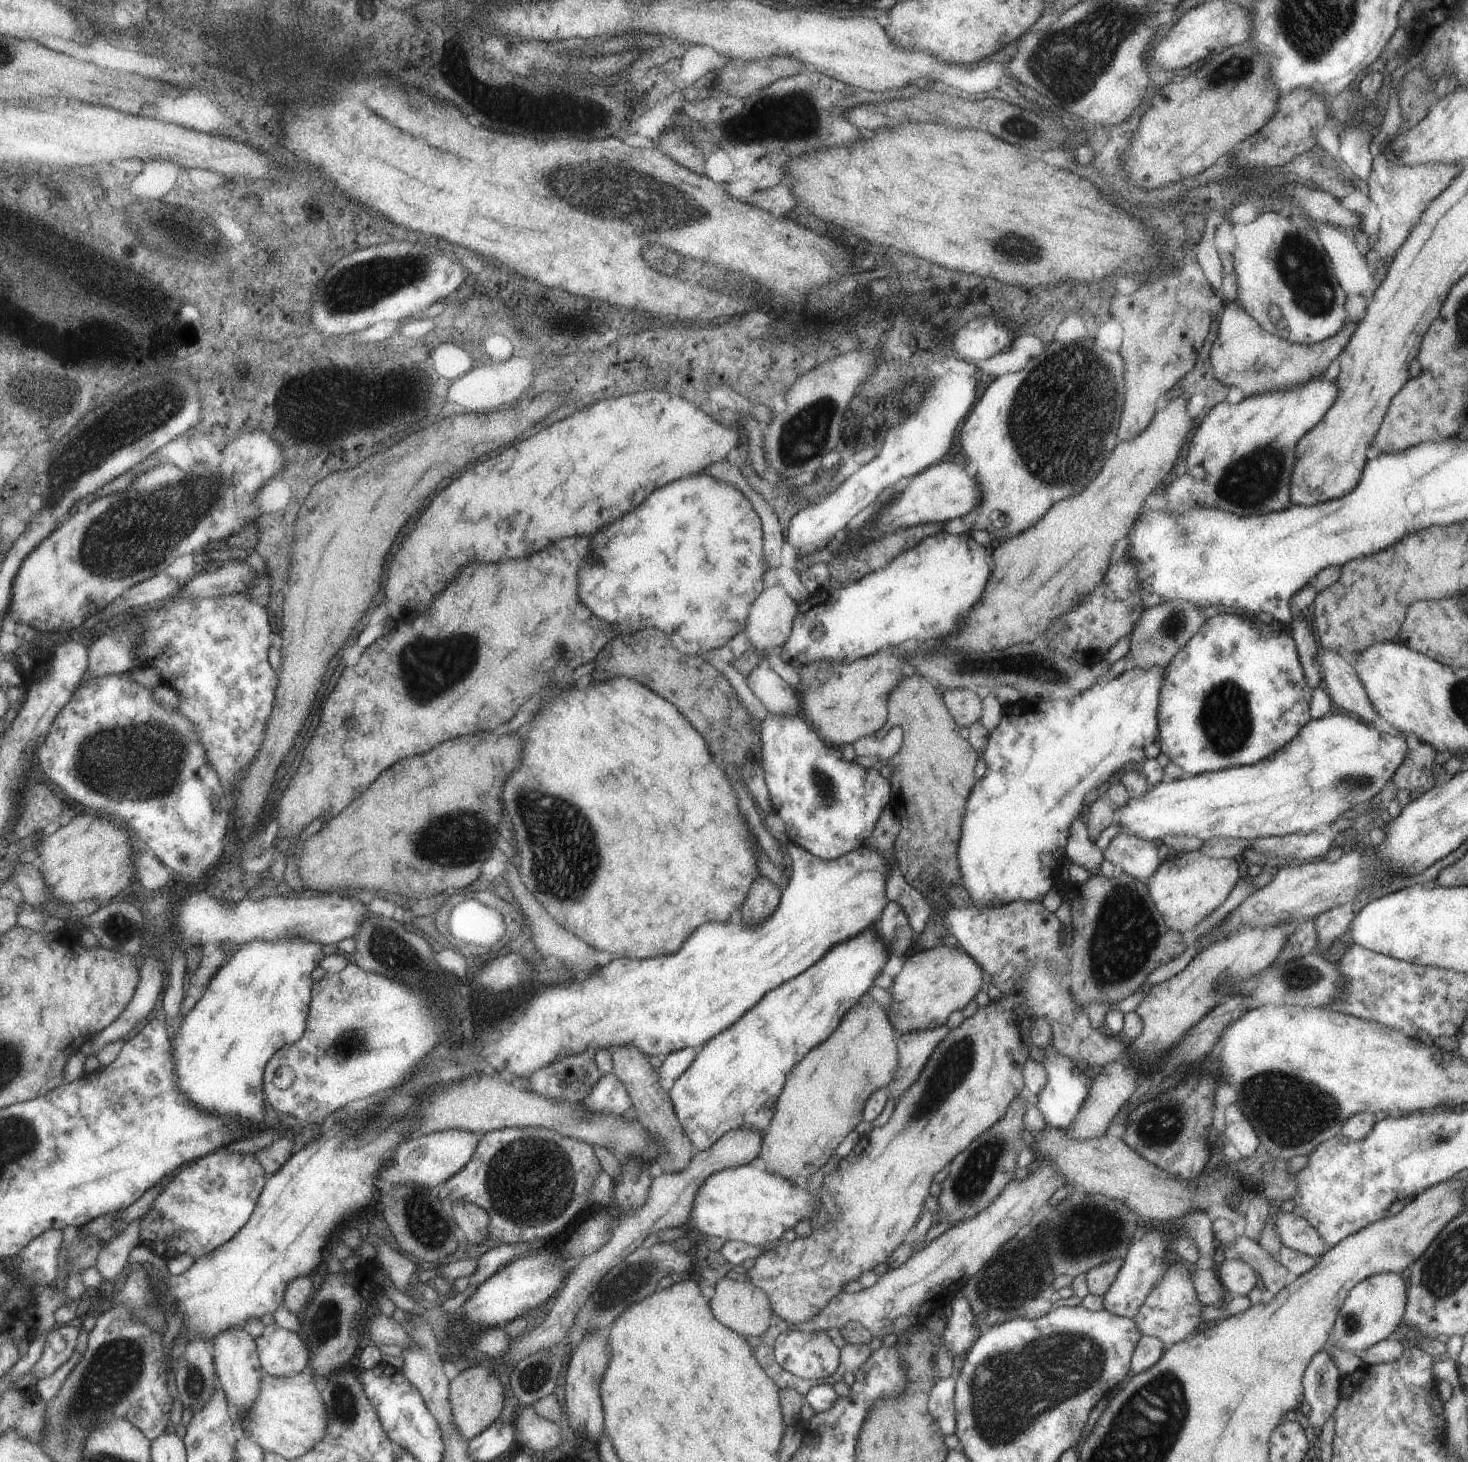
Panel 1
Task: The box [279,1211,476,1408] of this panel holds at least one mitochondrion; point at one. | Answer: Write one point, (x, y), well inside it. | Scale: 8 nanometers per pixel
(325, 1322)

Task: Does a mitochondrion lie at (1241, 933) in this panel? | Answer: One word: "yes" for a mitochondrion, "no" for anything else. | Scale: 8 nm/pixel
no

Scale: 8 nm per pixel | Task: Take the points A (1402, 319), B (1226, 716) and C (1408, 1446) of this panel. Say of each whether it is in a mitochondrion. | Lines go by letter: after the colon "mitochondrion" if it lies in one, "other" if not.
A: other
B: mitochondrion
C: other

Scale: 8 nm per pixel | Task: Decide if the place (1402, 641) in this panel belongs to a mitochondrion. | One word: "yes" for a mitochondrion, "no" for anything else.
no

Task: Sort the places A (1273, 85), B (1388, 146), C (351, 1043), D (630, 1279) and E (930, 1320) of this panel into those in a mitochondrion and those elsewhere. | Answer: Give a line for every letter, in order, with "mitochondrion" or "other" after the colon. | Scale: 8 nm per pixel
A: other
B: other
C: mitochondrion
D: mitochondrion
E: other

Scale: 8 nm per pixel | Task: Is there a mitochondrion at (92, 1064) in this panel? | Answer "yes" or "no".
no

